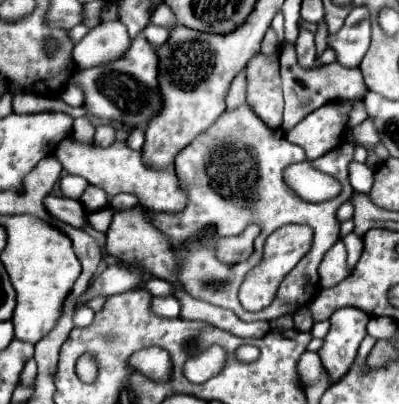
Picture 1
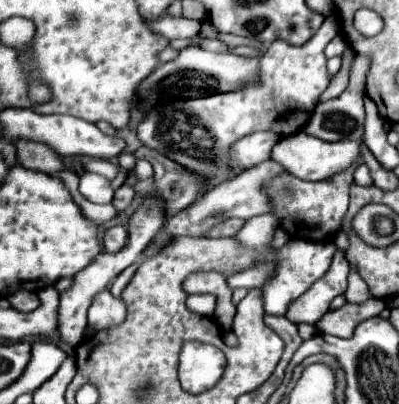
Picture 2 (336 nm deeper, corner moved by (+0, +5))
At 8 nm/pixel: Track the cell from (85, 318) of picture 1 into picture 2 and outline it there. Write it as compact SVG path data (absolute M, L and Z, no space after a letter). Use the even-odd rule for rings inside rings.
M103 289L95 295L91 307L89 307L89 327L103 331L103 329L111 329L117 327L119 323L125 321L127 315L127 307L123 303L121 297L113 297L109 289Z

